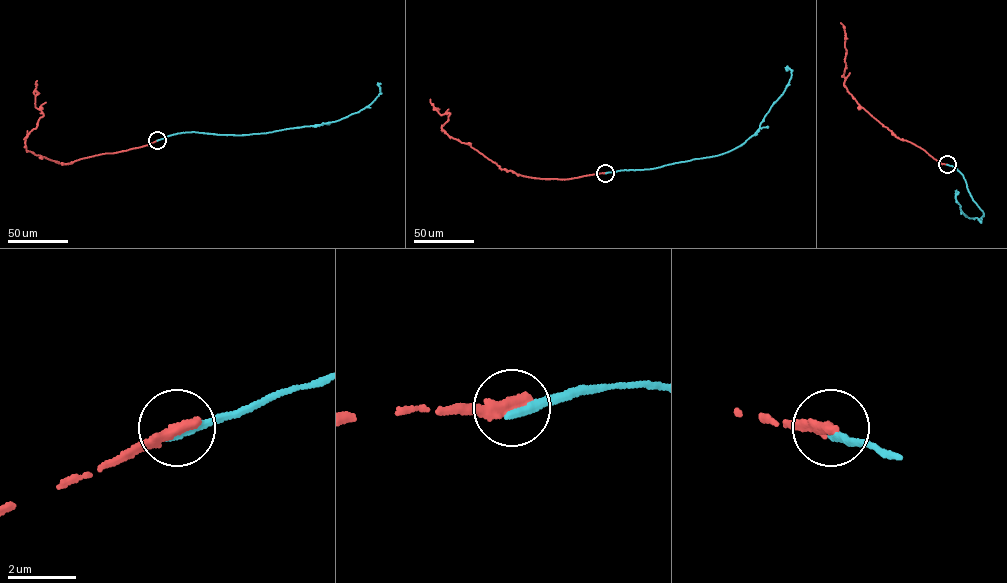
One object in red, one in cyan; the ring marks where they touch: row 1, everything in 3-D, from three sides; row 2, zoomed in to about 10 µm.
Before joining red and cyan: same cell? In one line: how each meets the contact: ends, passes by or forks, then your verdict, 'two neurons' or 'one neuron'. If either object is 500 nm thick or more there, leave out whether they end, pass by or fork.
red ends; cyan ends; two neurons

